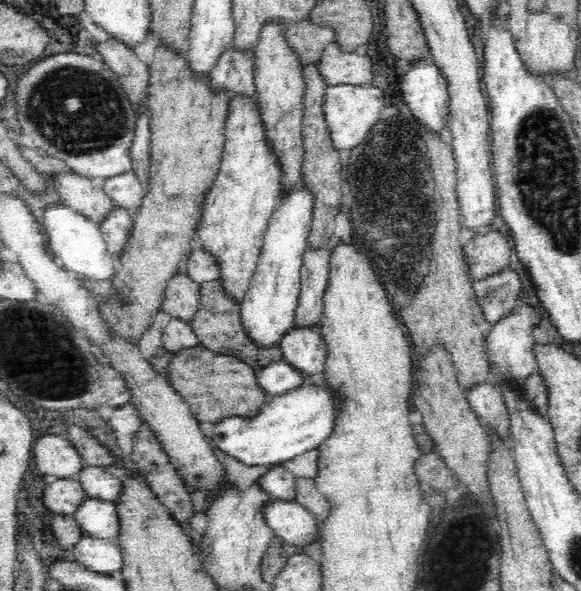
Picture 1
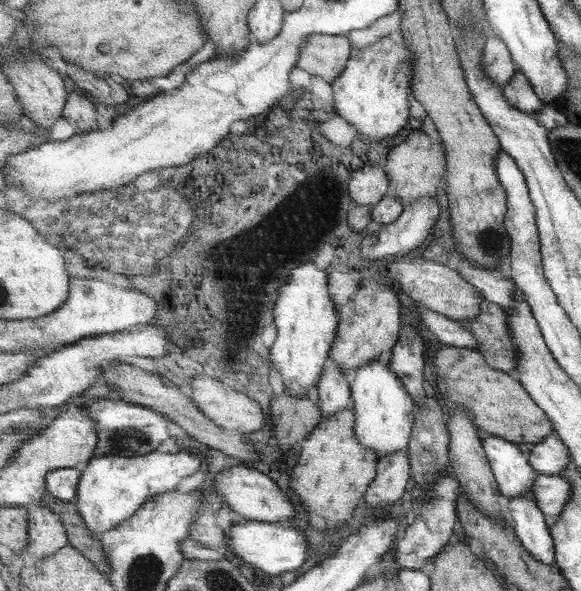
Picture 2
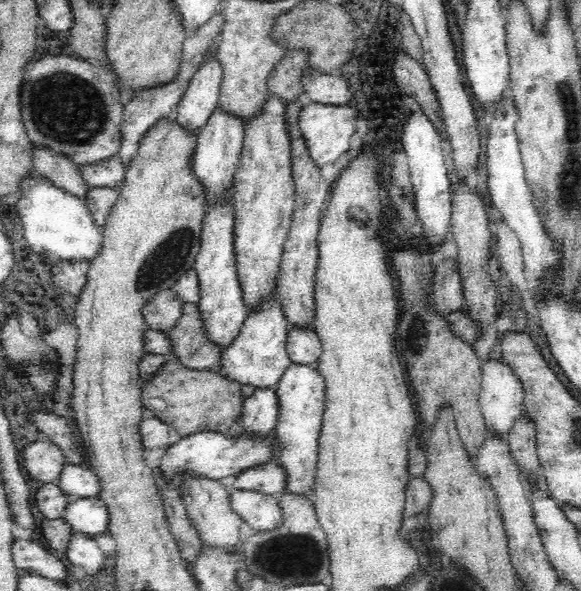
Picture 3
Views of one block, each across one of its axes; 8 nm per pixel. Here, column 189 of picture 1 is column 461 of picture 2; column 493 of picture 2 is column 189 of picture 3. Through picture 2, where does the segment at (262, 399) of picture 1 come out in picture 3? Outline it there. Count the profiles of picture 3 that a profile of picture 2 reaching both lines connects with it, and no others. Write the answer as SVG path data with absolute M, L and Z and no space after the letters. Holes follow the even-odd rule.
M173 355L148 382L144 382L141 403L158 419L173 426L182 437L202 430L231 432L243 415L242 385L218 370L194 370Z

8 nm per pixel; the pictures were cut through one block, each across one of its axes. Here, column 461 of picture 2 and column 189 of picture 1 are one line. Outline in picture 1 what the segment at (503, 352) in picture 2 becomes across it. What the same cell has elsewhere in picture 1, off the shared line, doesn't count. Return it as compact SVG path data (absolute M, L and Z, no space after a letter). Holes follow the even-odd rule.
M214 279L201 284L201 302L198 312L189 320L193 331L198 335L199 344L218 354L230 354L252 366L266 366L283 358L279 343L262 346L245 331L241 321L240 299L234 298L225 291L225 282Z

